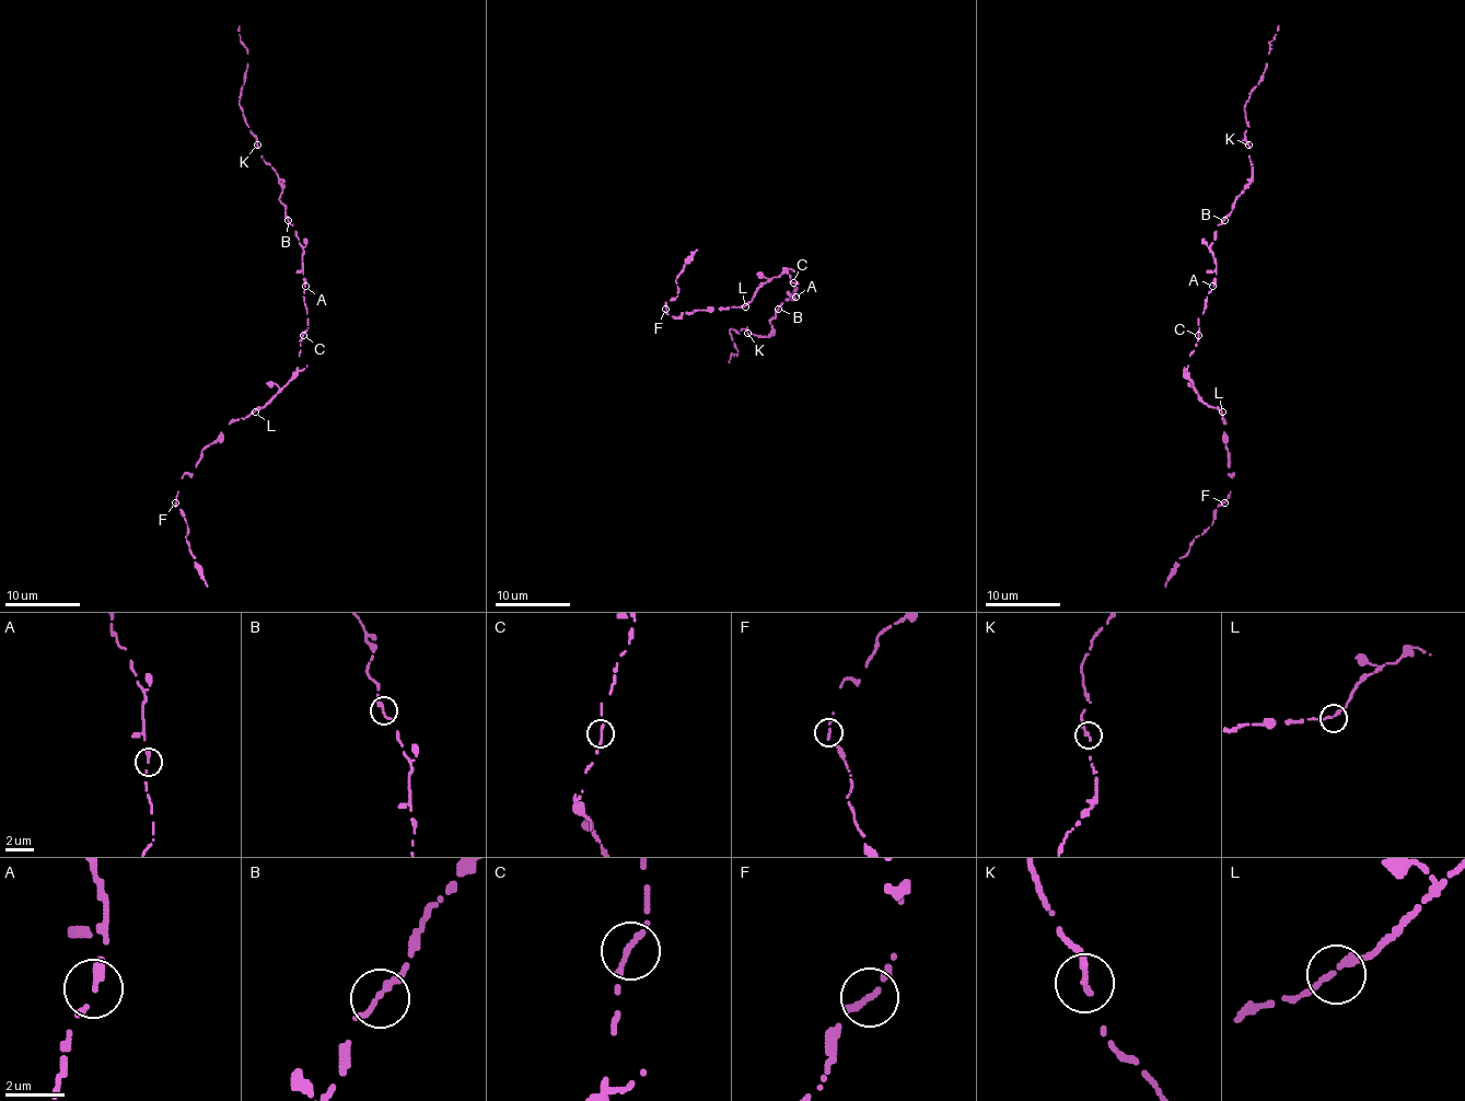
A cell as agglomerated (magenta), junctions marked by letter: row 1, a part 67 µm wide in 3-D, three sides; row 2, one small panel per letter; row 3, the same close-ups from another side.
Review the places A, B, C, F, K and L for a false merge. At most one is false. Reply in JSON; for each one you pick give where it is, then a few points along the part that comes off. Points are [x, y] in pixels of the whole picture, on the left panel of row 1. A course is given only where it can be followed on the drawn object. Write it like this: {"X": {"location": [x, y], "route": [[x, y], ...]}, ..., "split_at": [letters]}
{"split_at": []}

